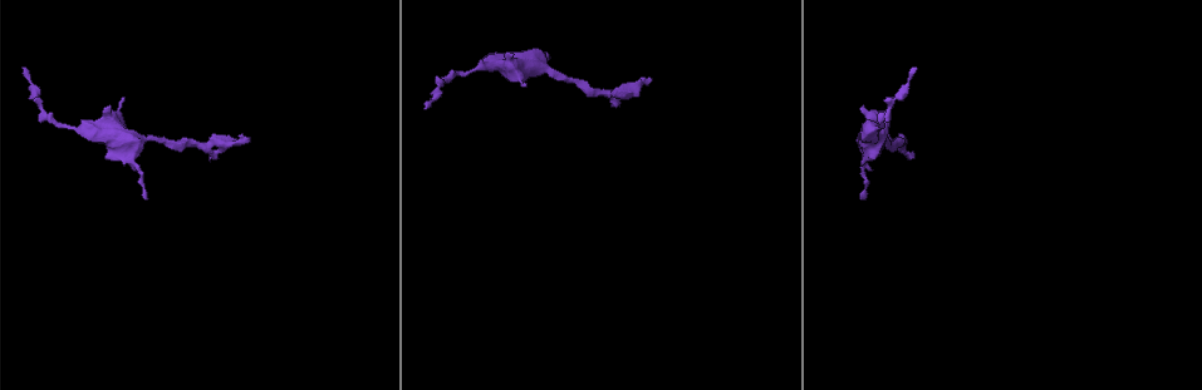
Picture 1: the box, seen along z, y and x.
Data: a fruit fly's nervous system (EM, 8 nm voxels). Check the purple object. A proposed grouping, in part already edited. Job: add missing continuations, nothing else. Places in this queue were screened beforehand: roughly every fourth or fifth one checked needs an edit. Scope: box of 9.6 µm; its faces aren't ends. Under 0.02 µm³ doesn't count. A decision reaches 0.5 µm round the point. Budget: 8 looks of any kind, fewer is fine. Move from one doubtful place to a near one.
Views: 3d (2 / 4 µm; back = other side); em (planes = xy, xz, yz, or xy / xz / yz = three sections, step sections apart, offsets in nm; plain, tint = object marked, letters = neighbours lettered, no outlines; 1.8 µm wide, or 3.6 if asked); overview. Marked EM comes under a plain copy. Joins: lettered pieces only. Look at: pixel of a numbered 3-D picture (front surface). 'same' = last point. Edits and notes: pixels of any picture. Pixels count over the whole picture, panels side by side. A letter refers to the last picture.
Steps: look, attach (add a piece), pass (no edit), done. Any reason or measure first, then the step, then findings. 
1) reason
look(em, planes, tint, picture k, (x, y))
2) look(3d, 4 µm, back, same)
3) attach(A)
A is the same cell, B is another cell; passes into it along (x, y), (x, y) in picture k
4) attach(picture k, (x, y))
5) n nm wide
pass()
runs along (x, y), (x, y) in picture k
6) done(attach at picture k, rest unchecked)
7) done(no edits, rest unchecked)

look(em, planes, tint, picture 1, (124, 100))

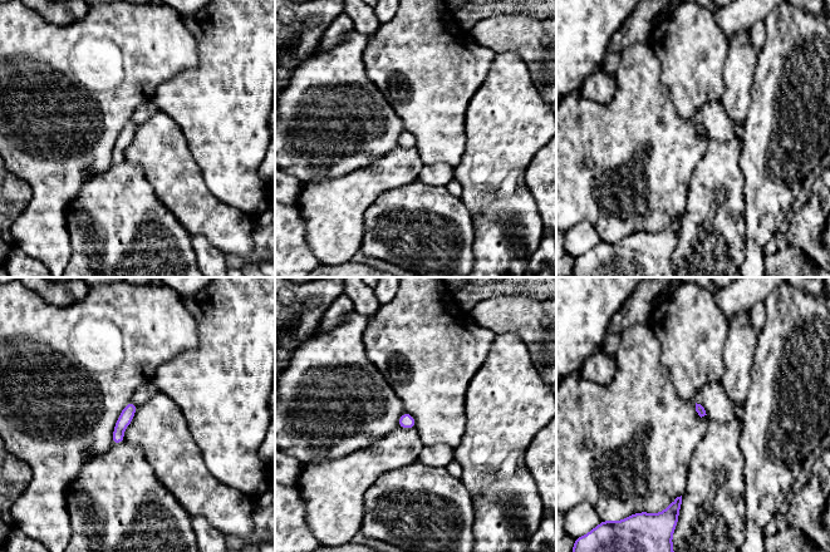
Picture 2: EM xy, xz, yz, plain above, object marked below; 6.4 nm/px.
look(em, planes, letters, same)

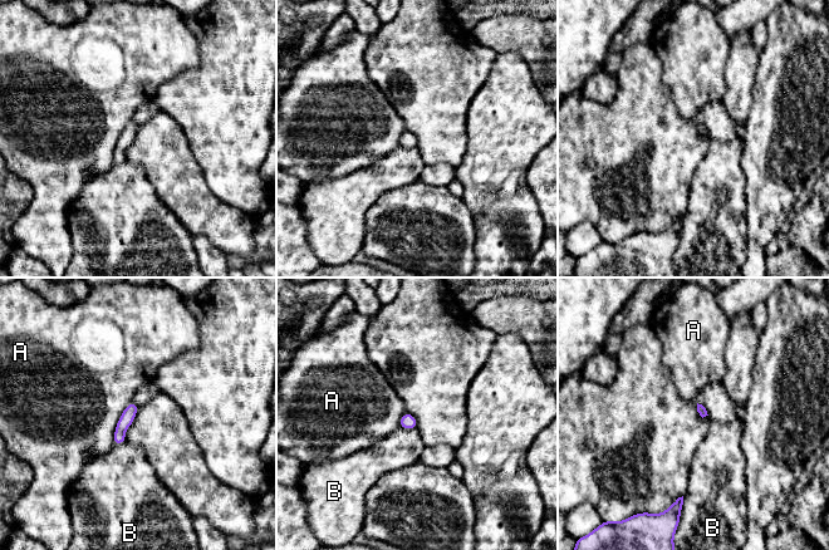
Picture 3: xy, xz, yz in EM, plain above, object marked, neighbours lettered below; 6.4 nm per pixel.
pass()
A and B are other cells; runs along (135, 407), (116, 441) in picture 3; no lettered piece goes on from it

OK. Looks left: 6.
an open end
look(em, xy, step 4, letters, picture 1, (914, 68))

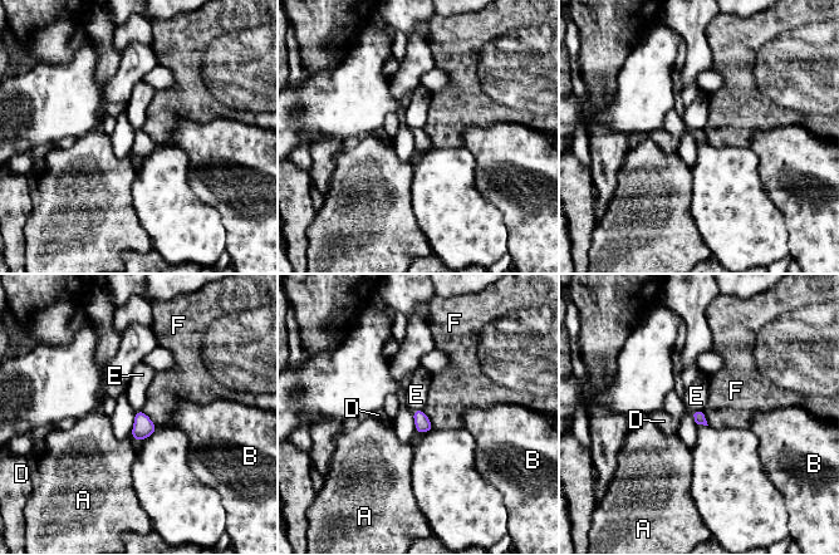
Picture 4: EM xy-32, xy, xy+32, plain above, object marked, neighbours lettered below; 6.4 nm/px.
pass()
A, B, D, E and F are other cells; border along (422, 409), (435, 428) in picture 4; none of them fits

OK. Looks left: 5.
look(3d, 2 µm, picture 1, (619, 103))

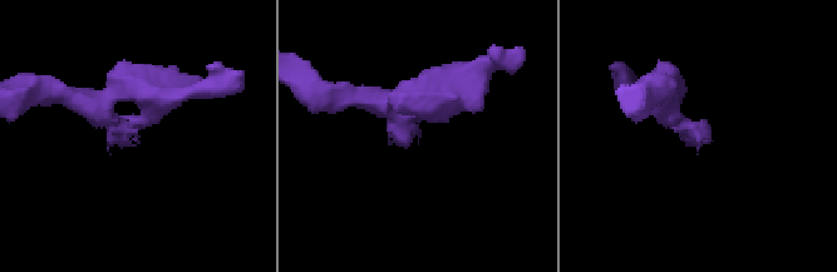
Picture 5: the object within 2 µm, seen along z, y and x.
arms of 200, 260 nm
look(em, xz, step 4, letters, picture 5, (406, 145))

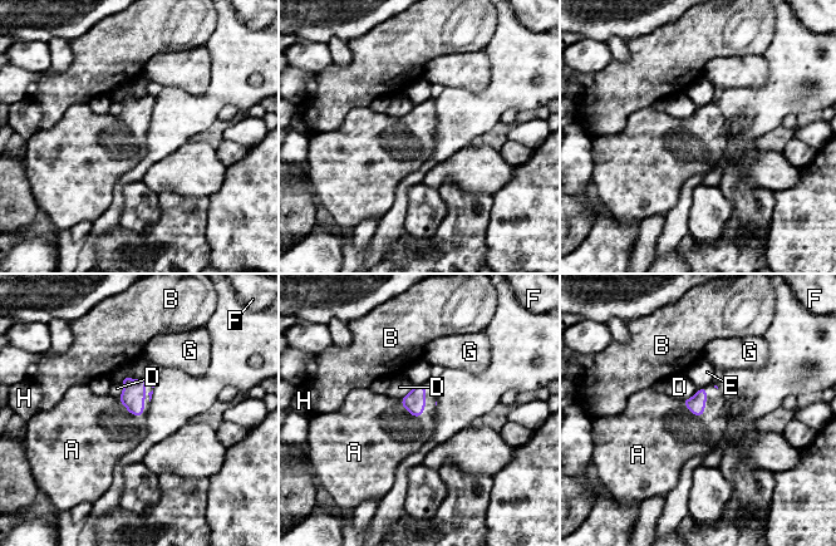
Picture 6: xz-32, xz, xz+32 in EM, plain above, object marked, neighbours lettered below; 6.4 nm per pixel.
look(em, planes, letters, same)

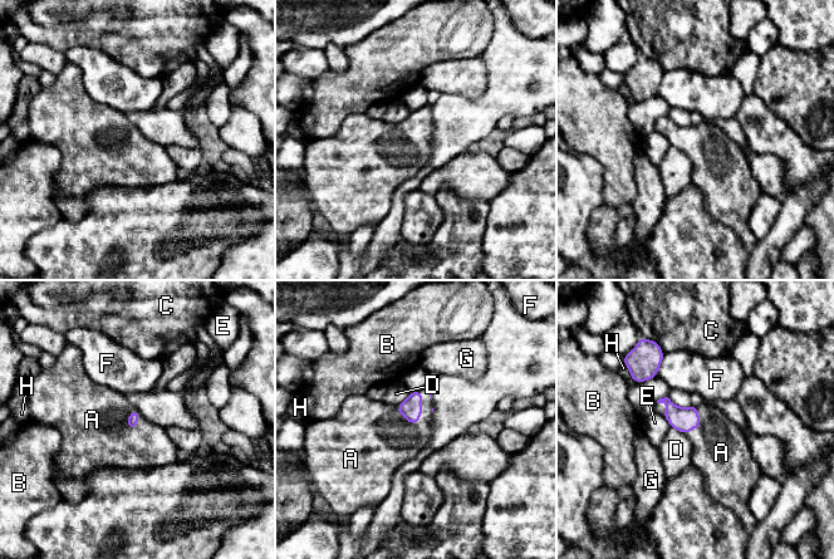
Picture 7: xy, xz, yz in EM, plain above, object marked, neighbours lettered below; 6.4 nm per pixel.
attach(A)
A is the same cell, B, C, D, E, F, G and H are other cells; it goes on there

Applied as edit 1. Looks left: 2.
done(attach at picture 7, rest unchecked)

